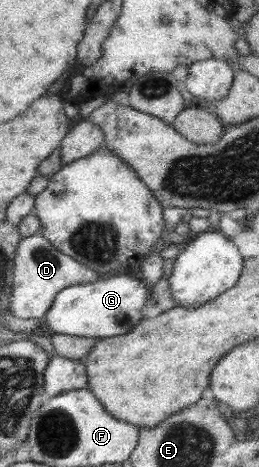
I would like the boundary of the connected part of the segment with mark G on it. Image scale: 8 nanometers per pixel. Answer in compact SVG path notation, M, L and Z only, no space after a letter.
M129 274L114 275L106 280L76 284L58 294L51 310L45 315L50 330L58 334L106 338L128 334L143 320L142 310L152 296L151 286L144 279Z

